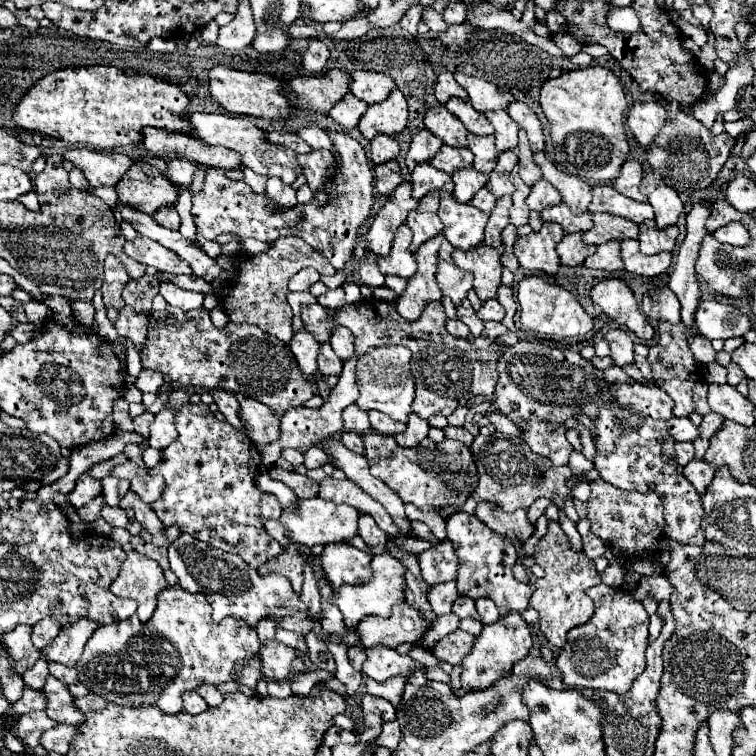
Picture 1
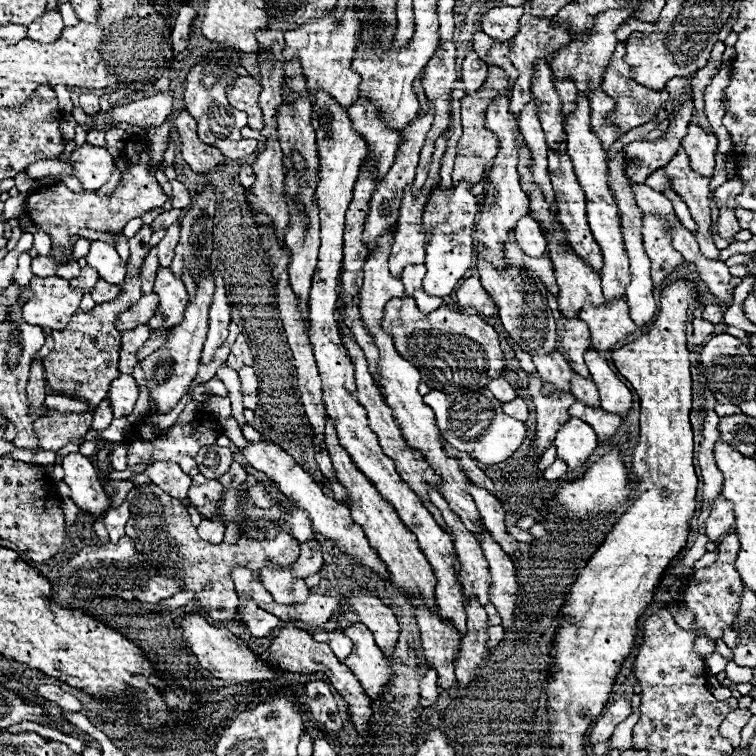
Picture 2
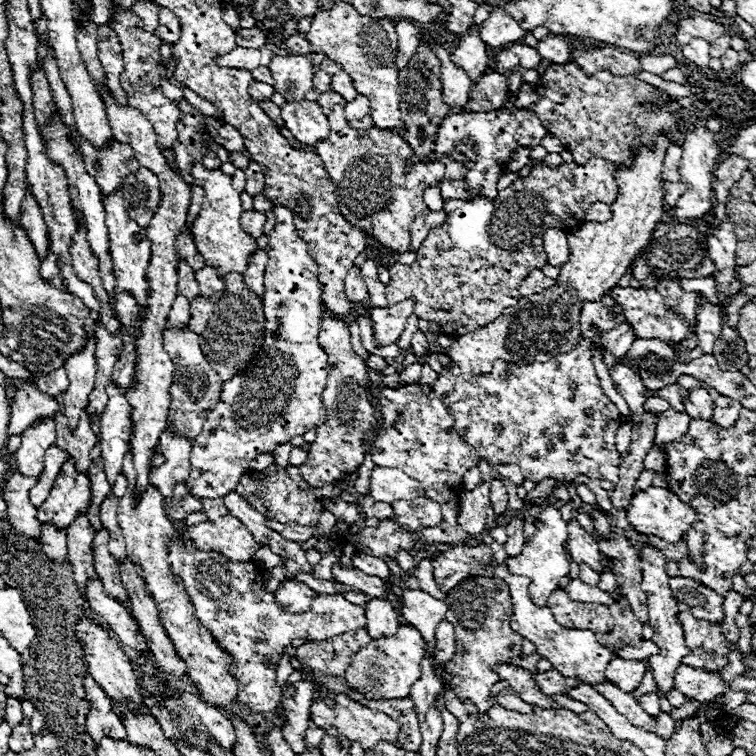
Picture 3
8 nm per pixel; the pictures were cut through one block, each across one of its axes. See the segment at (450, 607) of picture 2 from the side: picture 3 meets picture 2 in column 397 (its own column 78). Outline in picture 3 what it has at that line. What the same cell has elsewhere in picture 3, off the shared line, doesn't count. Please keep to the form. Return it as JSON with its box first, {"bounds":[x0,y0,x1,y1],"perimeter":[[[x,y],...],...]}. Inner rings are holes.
{"bounds":[38,458,90,528],"perimeter":[[[72,458],[62,464],[60,476],[52,486],[48,500],[38,508],[40,522],[52,522],[58,528],[68,528],[78,512],[86,512],[90,504],[90,478],[76,470]]]}

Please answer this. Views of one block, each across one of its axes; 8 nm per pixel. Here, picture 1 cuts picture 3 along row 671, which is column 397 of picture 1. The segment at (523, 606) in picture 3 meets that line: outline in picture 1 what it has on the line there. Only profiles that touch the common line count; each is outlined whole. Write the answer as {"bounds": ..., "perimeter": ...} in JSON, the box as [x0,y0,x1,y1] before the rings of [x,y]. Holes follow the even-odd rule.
{"bounds":[332,552,406,628],"perimeter":[[[390,552],[378,554],[372,558],[372,580],[360,586],[352,588],[340,588],[340,592],[334,592],[332,602],[340,608],[344,614],[344,624],[348,628],[354,628],[364,616],[376,614],[376,616],[390,616],[392,606],[404,604],[404,590],[406,590],[406,580],[404,580],[404,564]]]}

